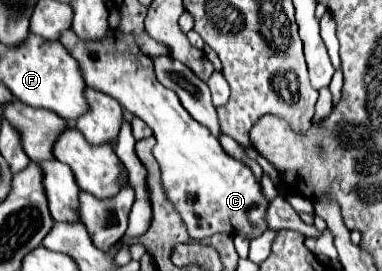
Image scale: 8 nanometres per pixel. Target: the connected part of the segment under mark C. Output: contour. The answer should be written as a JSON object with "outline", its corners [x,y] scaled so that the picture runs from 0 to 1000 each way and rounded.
{"outline":[[[175,107],[154,151],[202,218],[233,321],[291,351],[322,402],[359,424],[401,476],[411,513],[401,579],[421,624],[421,683],[437,734],[474,793],[500,882],[521,889],[563,860],[636,860],[662,882],[699,845],[694,779],[704,749],[694,742],[657,624],[599,579],[552,483],[479,402],[463,343],[411,299],[401,225],[364,181],[353,129],[285,107],[280,144],[259,144],[259,159],[217,159],[196,114]]]}

